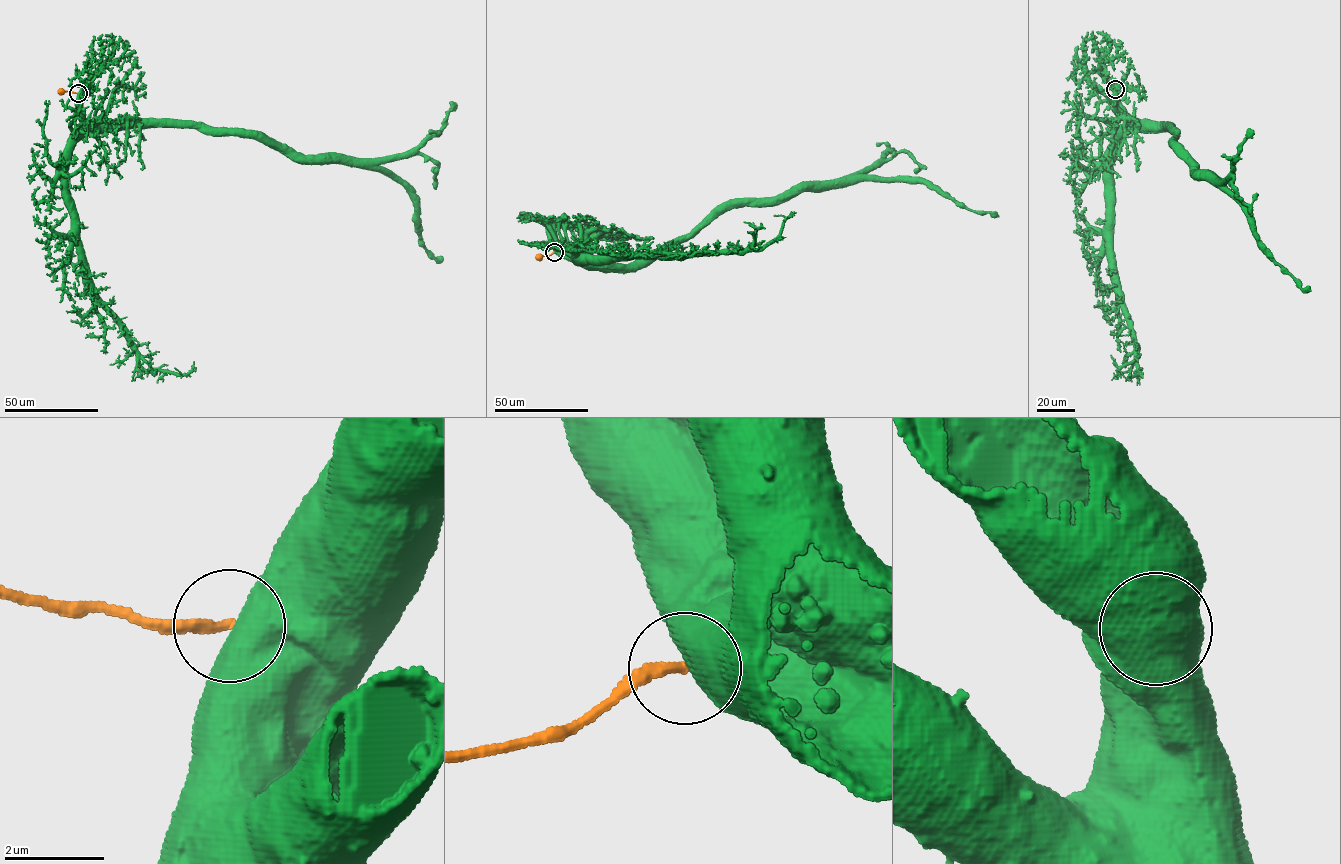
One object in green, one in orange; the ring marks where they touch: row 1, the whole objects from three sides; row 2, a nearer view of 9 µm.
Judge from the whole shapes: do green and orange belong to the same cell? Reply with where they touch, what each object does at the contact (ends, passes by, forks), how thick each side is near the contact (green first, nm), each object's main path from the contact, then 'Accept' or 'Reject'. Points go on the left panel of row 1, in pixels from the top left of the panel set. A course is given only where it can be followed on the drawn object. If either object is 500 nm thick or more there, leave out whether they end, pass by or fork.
Place: (78, 93). Thickness 750 nm (green) against 200 nm. Course of green: (78, 93), (84, 117), (93, 121), (113, 120), (125, 126), (209, 125), (272, 139), (309, 159). Course of orange: (78, 93), (58, 90). Reject

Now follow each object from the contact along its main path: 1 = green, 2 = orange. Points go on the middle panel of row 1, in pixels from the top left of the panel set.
1: (555, 252), (592, 265), (638, 264), (689, 239), (719, 214), (743, 205), (771, 201), (793, 191)
2: (555, 252), (536, 258)

